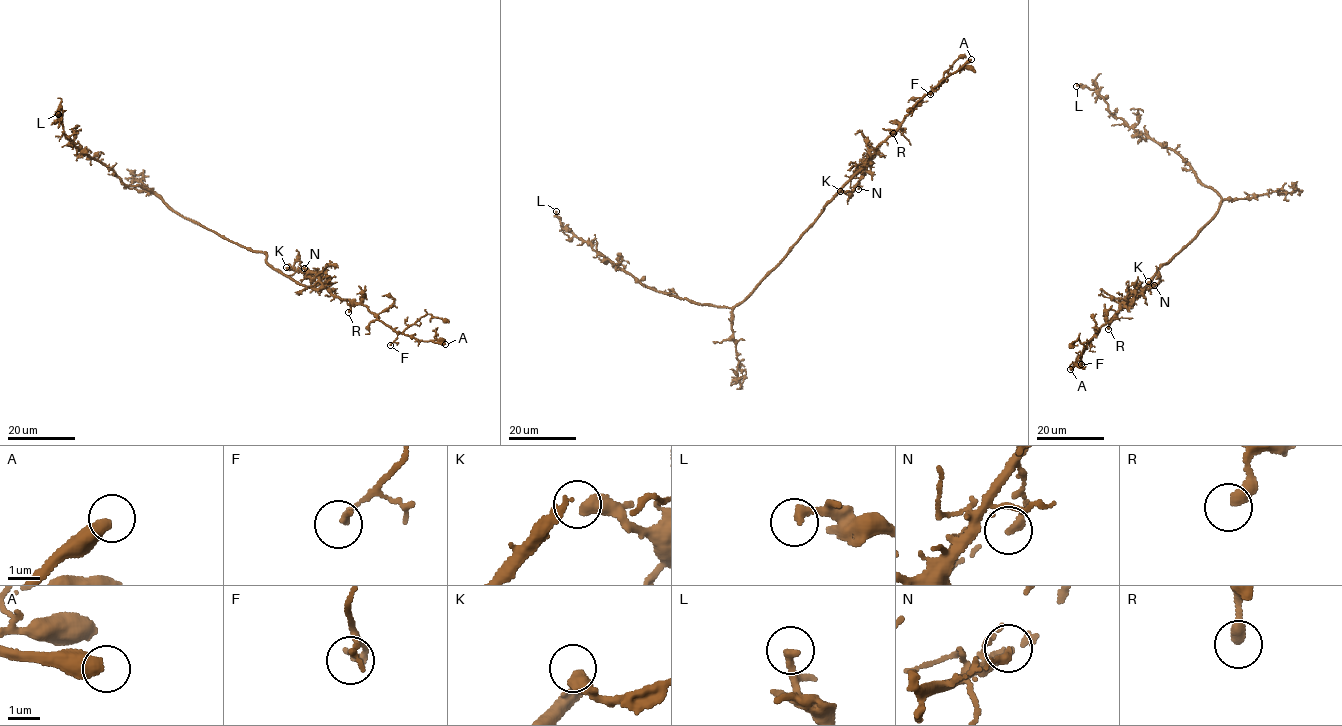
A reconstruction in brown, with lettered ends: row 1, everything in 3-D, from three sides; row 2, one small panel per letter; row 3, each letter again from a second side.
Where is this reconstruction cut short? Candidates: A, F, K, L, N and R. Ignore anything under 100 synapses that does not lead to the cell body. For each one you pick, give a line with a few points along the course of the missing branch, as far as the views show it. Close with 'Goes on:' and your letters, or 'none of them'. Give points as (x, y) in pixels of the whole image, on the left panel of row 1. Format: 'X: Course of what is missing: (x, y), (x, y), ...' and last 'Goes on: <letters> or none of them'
A: Course of what is missing: (445, 344), (470, 350), (483, 342), (491, 344), (485, 345), (485, 363), (469, 394)
Goes on: A

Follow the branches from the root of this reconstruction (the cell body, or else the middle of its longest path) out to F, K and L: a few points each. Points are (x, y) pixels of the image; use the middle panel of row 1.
F: (786, 255), (824, 205), (863, 166), (870, 151), (895, 131), (917, 101), (933, 90), (930, 94)
K: (786, 255), (824, 205), (863, 168), (863, 161), (861, 177), (856, 186), (848, 194), (840, 191)
L: (786, 255), (752, 293), (732, 307), (699, 305), (643, 286), (563, 226), (556, 211)

